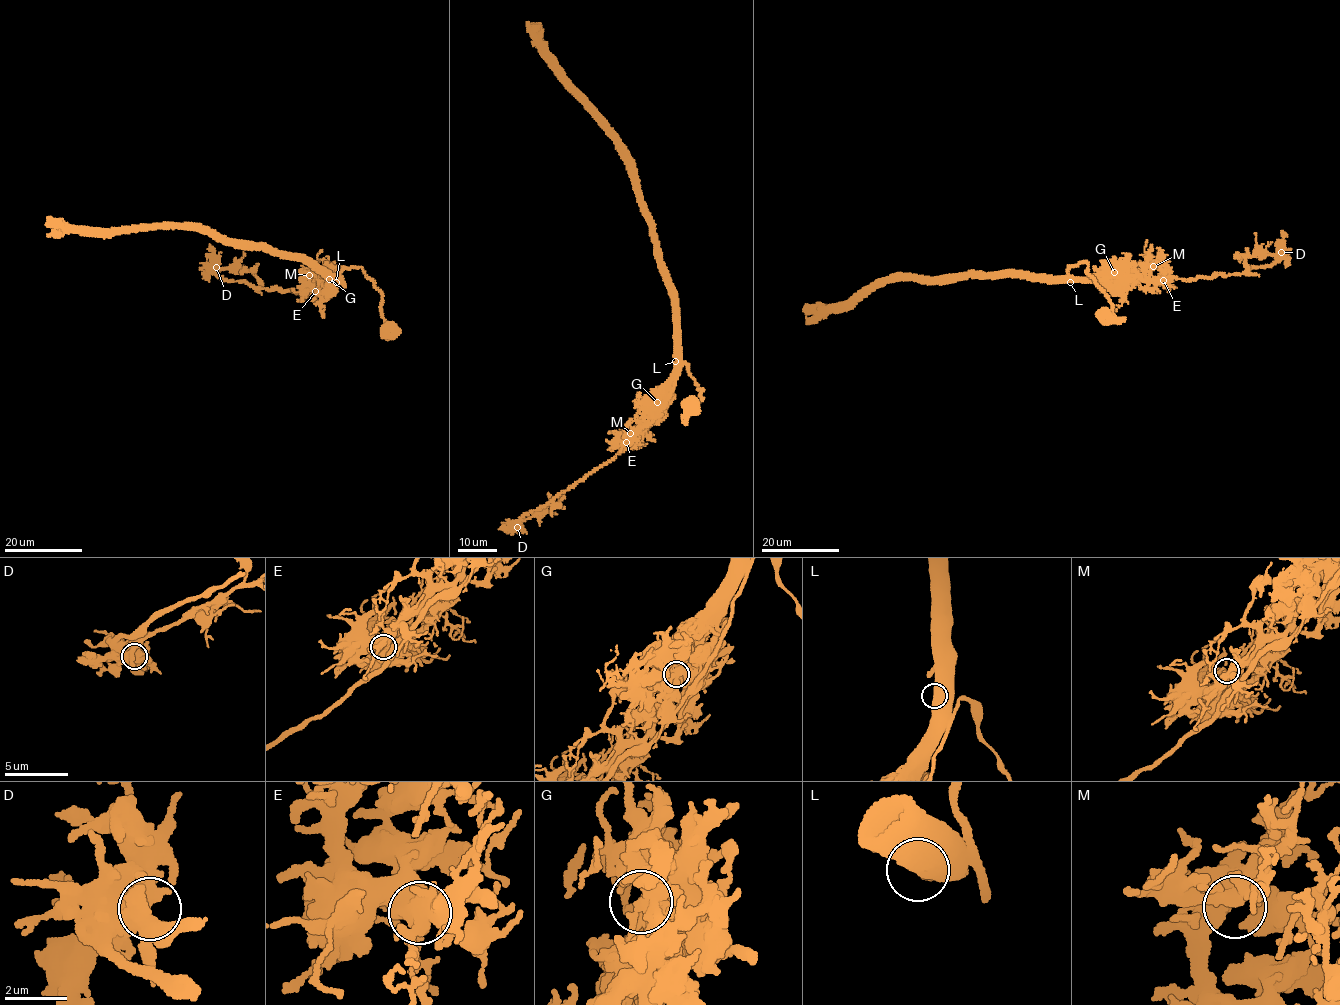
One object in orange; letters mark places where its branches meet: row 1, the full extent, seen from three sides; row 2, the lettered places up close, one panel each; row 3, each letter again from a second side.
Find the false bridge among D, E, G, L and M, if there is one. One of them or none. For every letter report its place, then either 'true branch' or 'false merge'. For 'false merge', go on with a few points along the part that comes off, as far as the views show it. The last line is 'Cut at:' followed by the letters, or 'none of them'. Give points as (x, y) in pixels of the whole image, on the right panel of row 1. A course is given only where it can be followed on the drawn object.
D: (1281, 252) | true branch
E: (1163, 280) | true branch
G: (1114, 272) | false merge | (1114, 273), (1112, 280), (1133, 276), (1208, 278), (1266, 267), (1279, 257), (1248, 255), (1246, 268), (1258, 276)
L: (1070, 282) | true branch
M: (1153, 266) | true branch
Cut at: G

